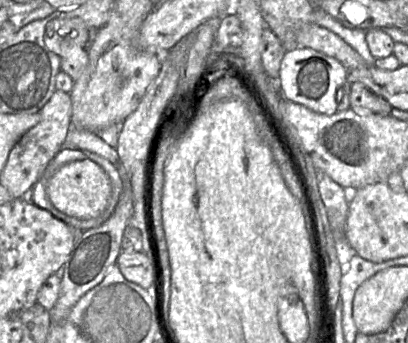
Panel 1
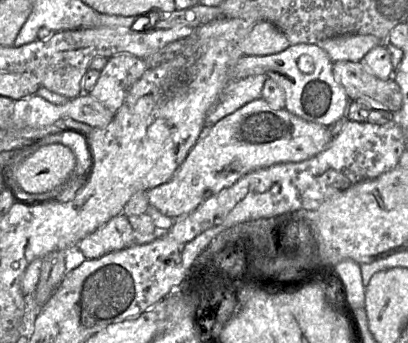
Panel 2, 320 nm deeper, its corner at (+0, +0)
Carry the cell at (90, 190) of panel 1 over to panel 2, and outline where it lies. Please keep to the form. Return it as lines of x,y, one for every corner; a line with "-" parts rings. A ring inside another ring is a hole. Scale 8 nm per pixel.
62,144
40,147
21,163
8,167
8,178
15,189
43,193
67,181
76,165
74,153

